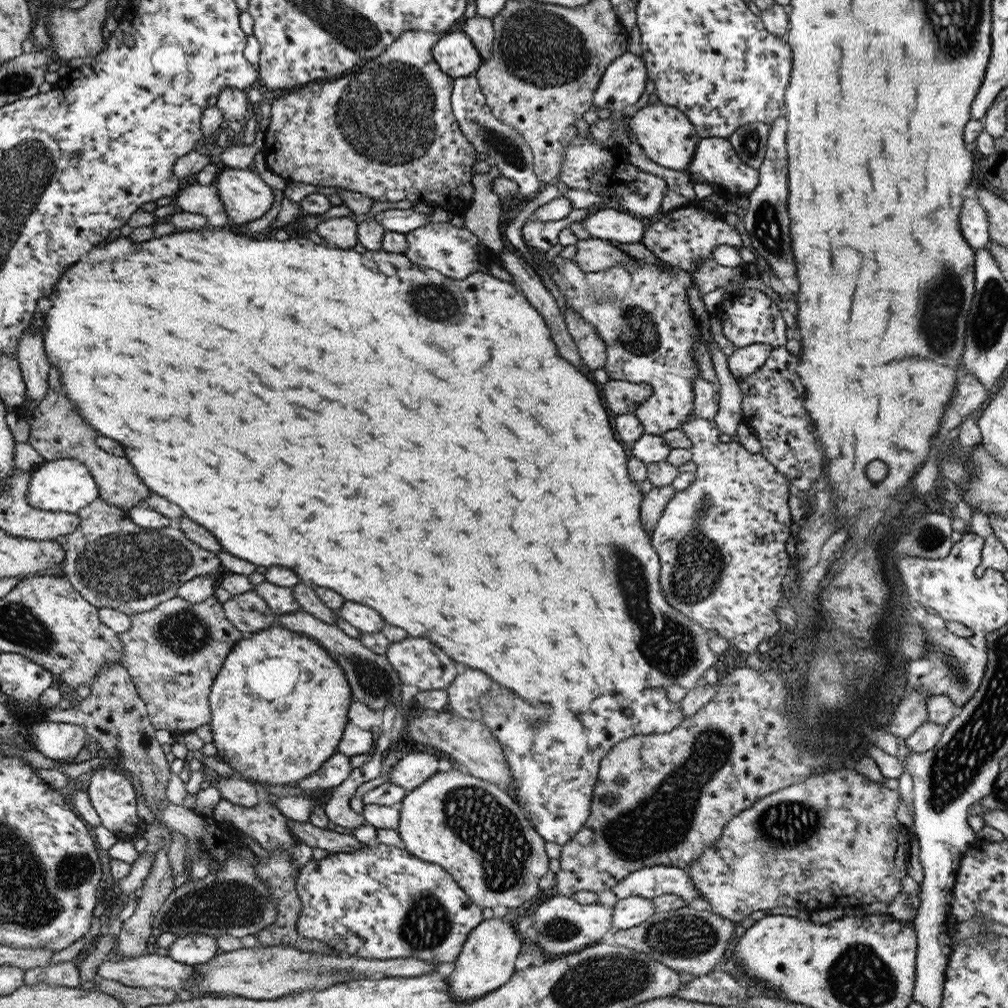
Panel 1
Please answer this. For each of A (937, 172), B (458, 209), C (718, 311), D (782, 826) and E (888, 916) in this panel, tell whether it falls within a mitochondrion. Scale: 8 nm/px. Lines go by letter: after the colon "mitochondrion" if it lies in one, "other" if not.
A: other
B: other
C: other
D: mitochondrion
E: other

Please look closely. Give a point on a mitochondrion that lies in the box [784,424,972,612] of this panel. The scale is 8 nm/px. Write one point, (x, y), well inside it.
(930, 538)

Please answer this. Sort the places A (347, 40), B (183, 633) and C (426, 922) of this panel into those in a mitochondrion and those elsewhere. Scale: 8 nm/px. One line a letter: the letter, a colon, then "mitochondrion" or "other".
A: other
B: mitochondrion
C: mitochondrion

